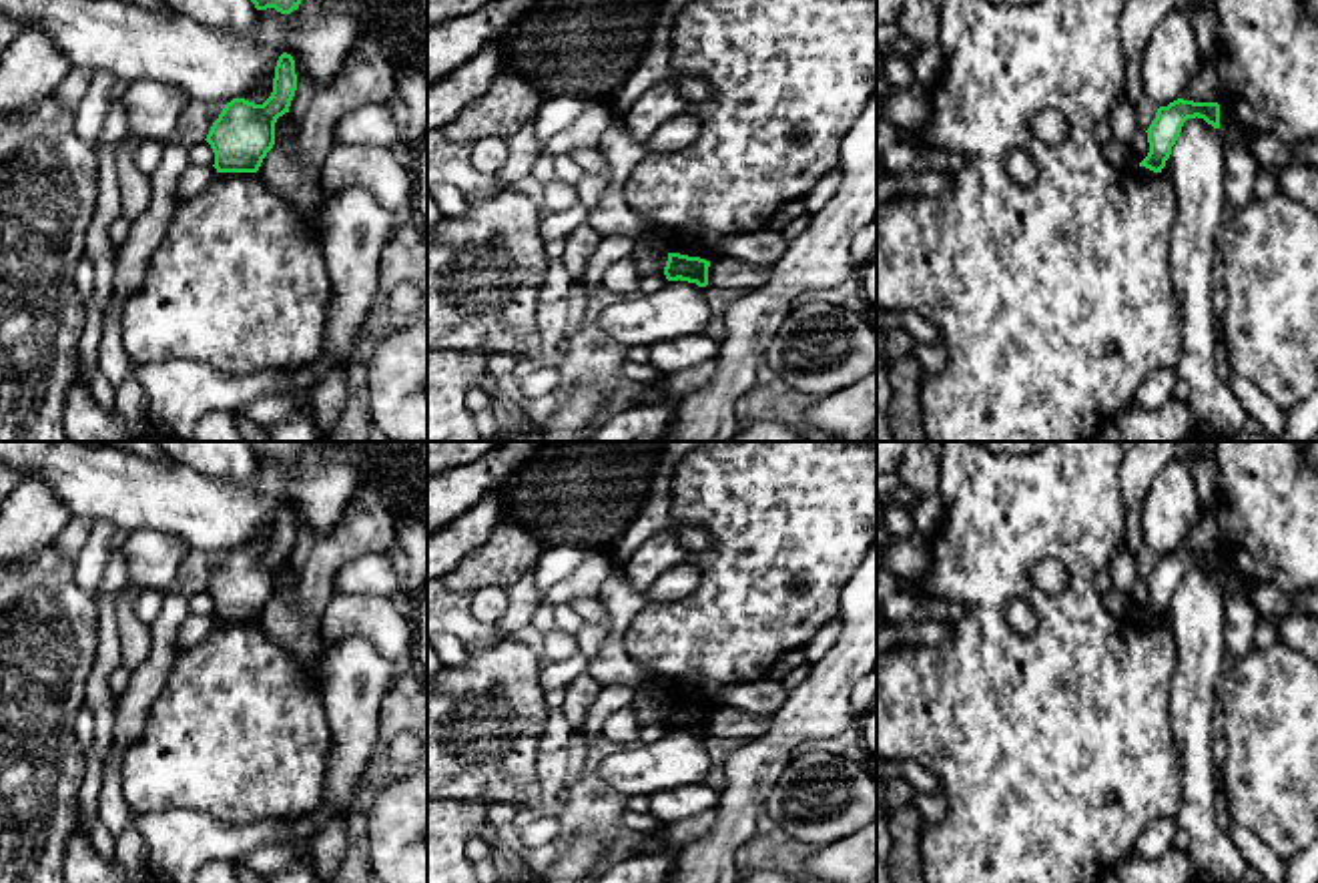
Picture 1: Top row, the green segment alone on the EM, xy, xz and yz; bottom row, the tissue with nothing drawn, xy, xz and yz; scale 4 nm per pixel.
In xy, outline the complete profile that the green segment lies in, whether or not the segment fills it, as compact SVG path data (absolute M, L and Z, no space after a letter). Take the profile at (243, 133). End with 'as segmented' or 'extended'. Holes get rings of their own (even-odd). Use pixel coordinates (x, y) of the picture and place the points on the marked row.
M283 52L275 66L273 92L263 104L233 98L213 122L207 142L217 173L257 173L275 144L275 122L289 112L297 90L295 60Z | as segmented

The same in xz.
M668 253L664 275L668 281L680 279L680 281L696 283L698 287L706 287L708 267L710 267L710 261L706 259Z | as segmented

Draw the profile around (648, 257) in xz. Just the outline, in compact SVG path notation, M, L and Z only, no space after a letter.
M638 243L634 249L634 261L636 261L638 275L648 275L654 271L664 273L668 253L662 247Z

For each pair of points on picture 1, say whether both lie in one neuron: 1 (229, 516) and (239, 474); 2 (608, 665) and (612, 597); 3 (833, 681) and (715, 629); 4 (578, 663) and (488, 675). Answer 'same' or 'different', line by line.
1: different
2: same
3: different
4: different

